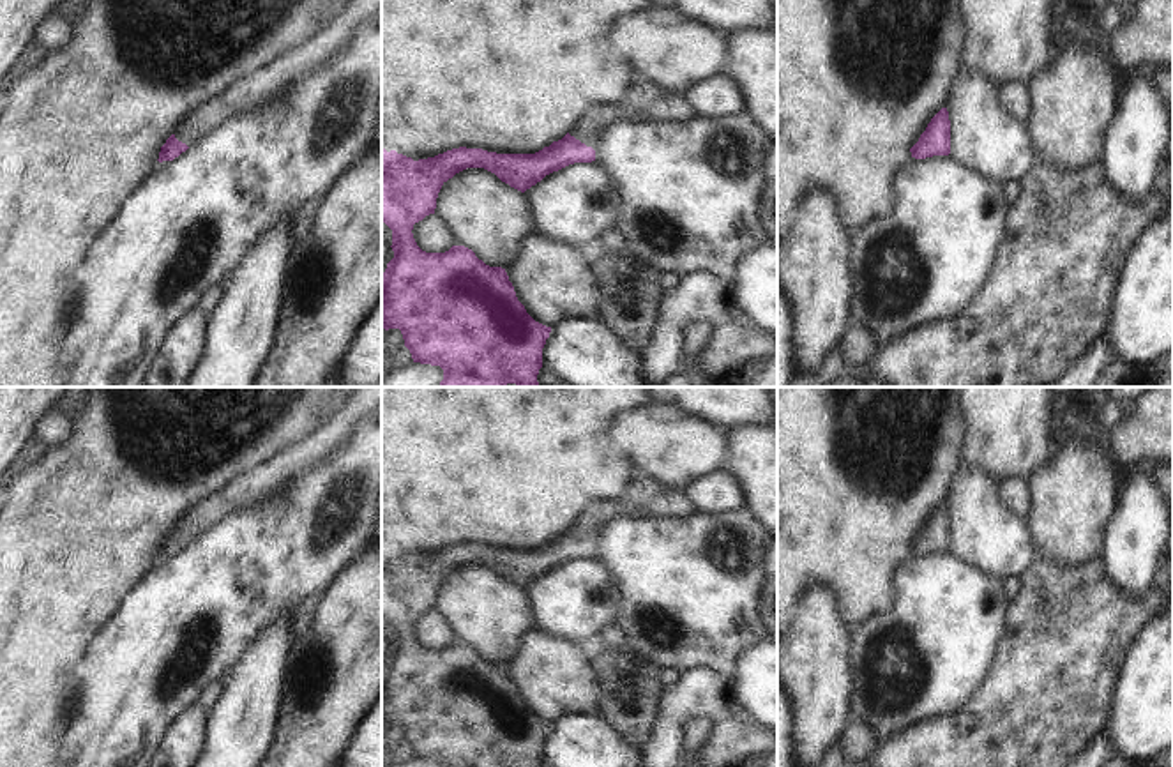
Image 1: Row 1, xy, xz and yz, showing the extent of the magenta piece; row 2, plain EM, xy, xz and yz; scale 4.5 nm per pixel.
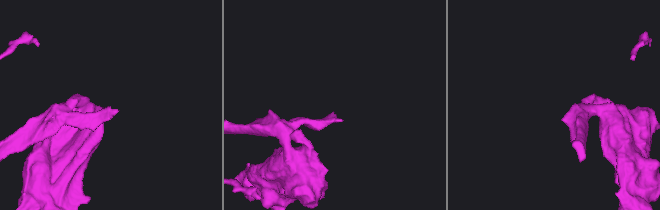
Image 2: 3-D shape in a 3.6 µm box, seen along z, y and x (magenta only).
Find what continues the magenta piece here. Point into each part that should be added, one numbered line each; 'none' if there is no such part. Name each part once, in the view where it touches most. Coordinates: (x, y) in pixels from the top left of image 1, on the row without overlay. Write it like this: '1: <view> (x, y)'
1: xz (643, 497).

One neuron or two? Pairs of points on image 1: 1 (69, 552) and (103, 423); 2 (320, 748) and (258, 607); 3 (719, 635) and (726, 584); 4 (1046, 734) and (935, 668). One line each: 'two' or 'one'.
1: one
2: two
3: one
4: two

